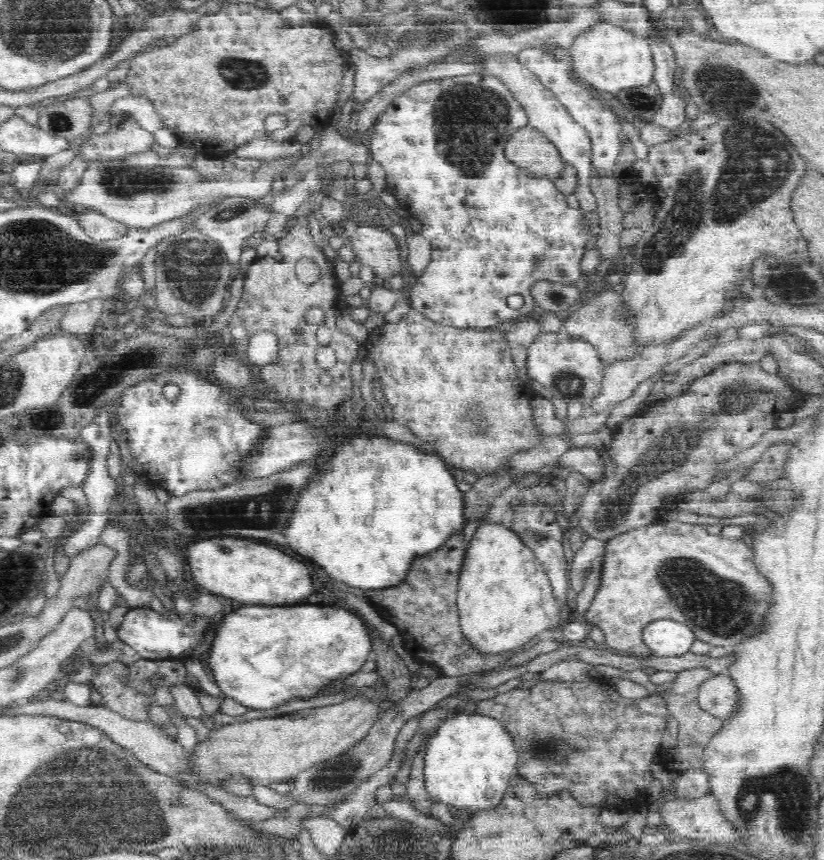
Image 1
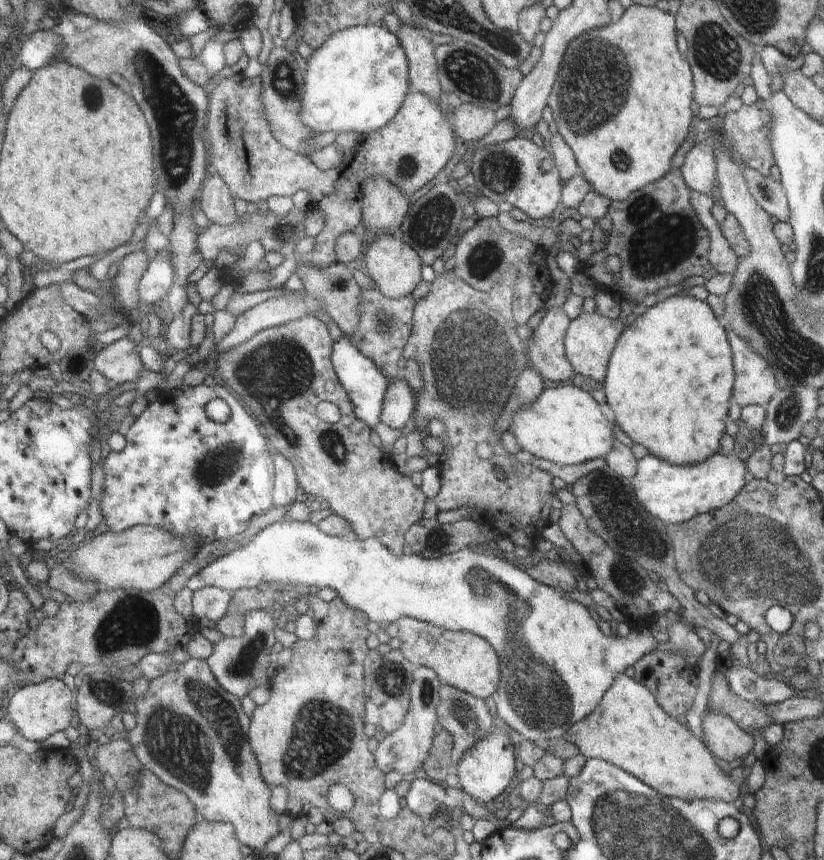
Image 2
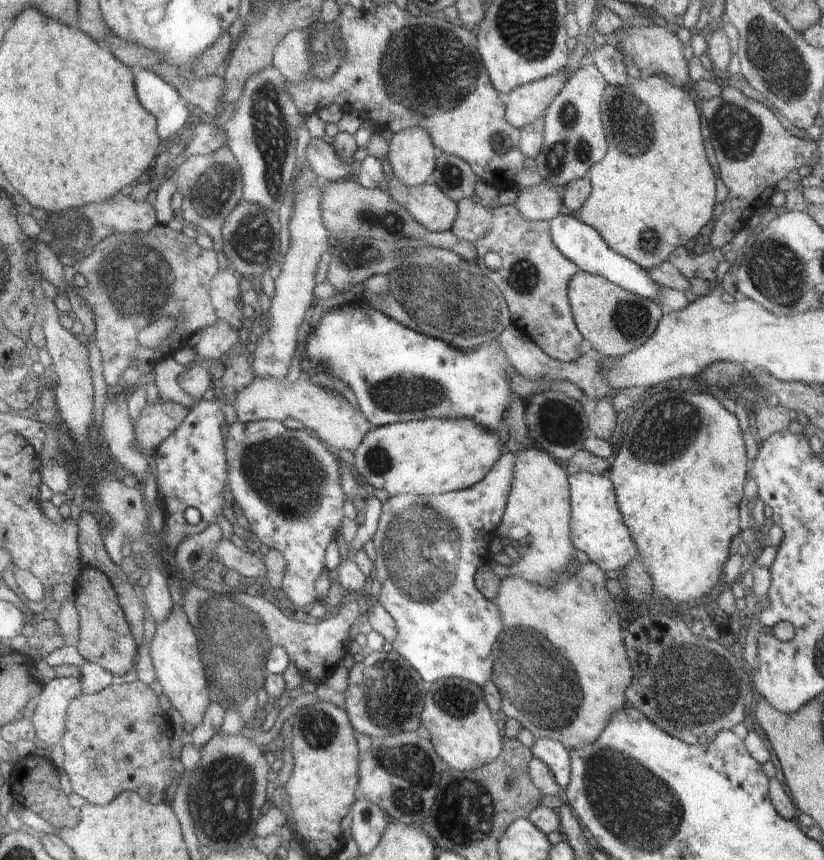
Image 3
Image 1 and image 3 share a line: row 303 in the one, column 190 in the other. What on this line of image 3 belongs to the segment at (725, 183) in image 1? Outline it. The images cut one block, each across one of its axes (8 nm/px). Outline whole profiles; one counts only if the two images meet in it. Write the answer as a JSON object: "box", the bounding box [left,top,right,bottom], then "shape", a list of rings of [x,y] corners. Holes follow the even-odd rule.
{"box":[150,604,212,727],"shape":[[[174,604],[174,610],[170,612],[168,620],[157,626],[155,638],[151,644],[150,653],[157,679],[163,687],[173,706],[190,722],[194,727],[204,724],[208,706],[212,699],[210,682],[206,676],[202,652],[200,652],[200,639],[196,627],[192,624],[191,618],[185,606]]]}

